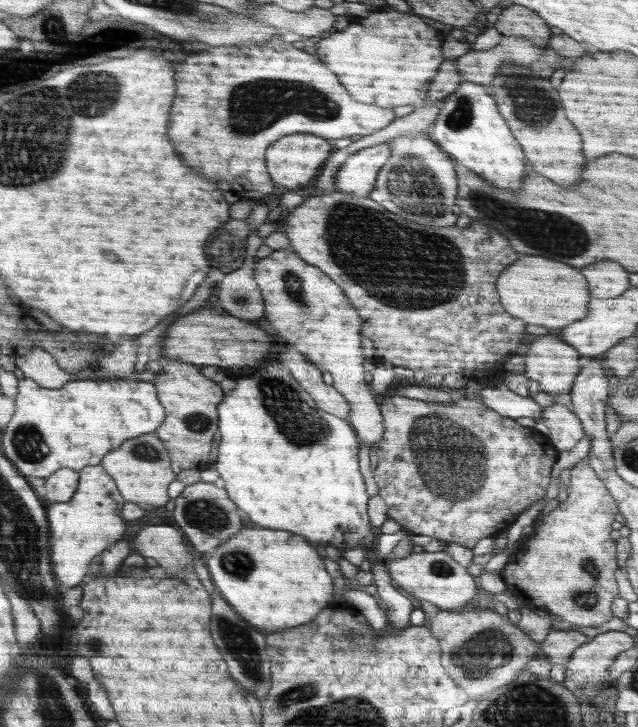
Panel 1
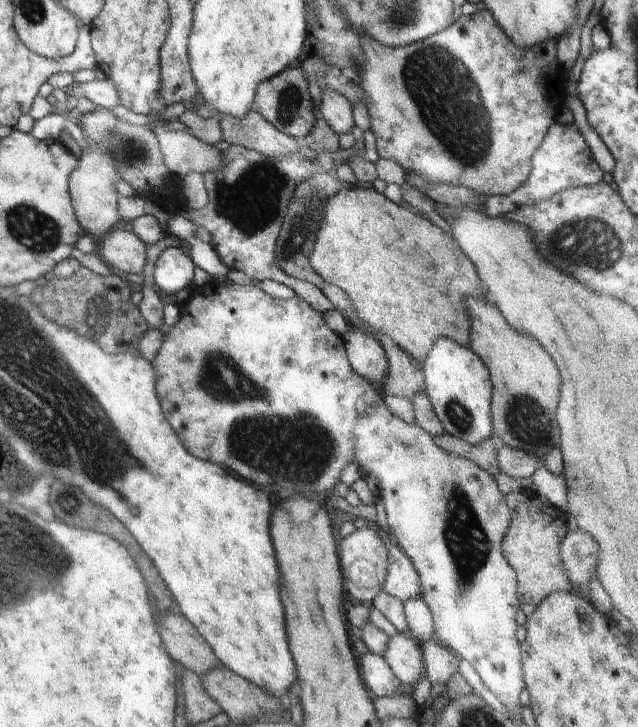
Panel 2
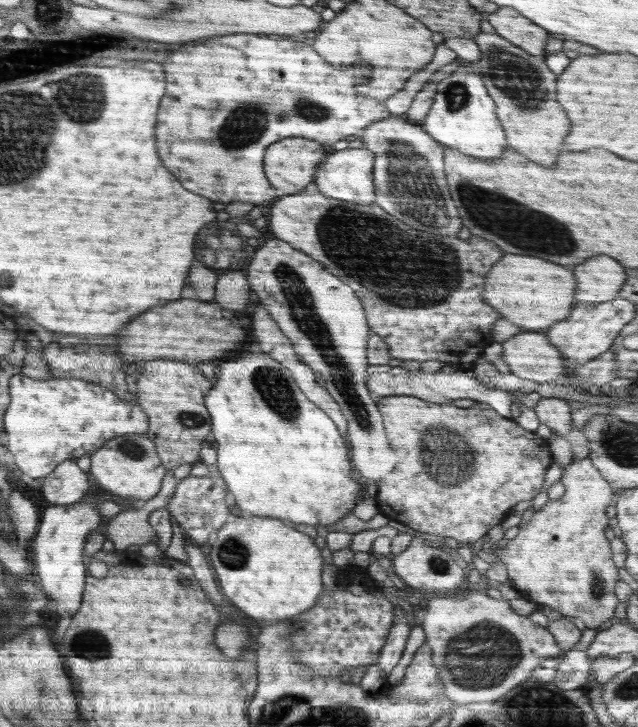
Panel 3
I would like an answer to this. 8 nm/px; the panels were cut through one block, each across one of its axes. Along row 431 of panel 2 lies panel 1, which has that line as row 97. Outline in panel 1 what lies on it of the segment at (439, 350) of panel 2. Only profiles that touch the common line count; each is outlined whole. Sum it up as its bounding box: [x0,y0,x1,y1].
[427,82,526,188]

